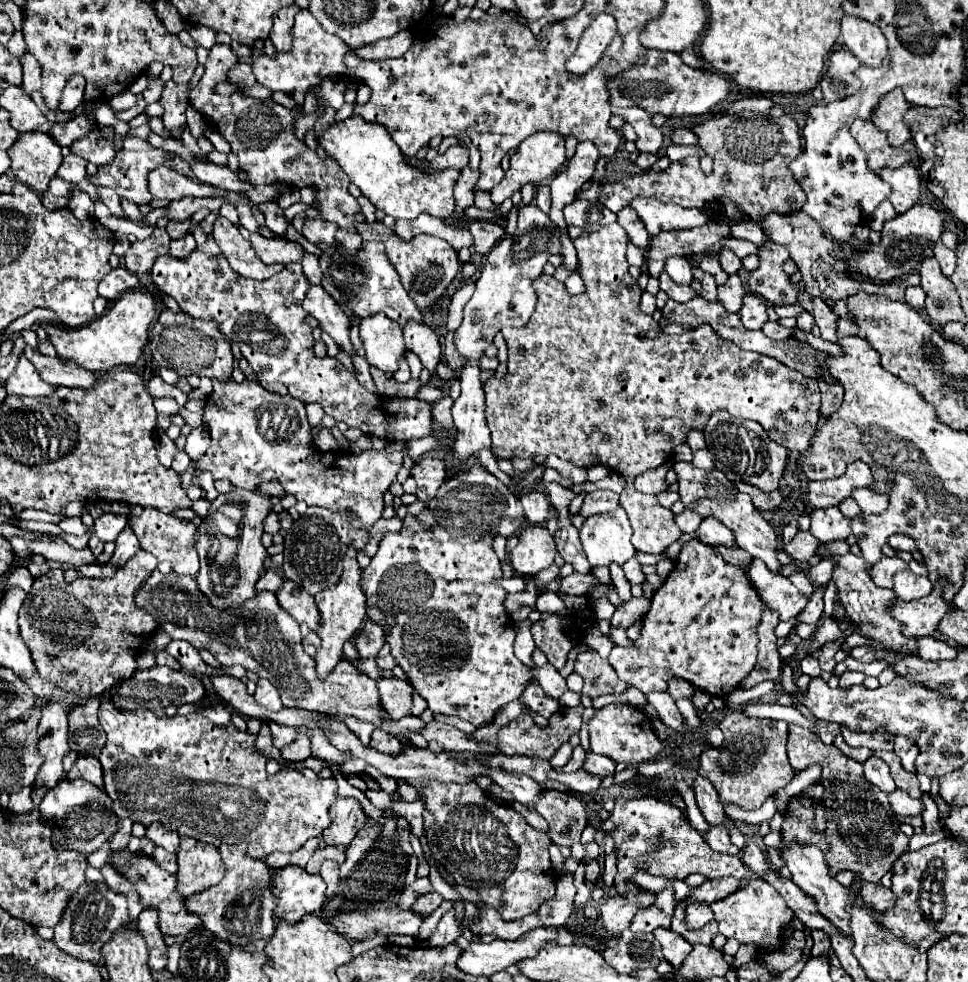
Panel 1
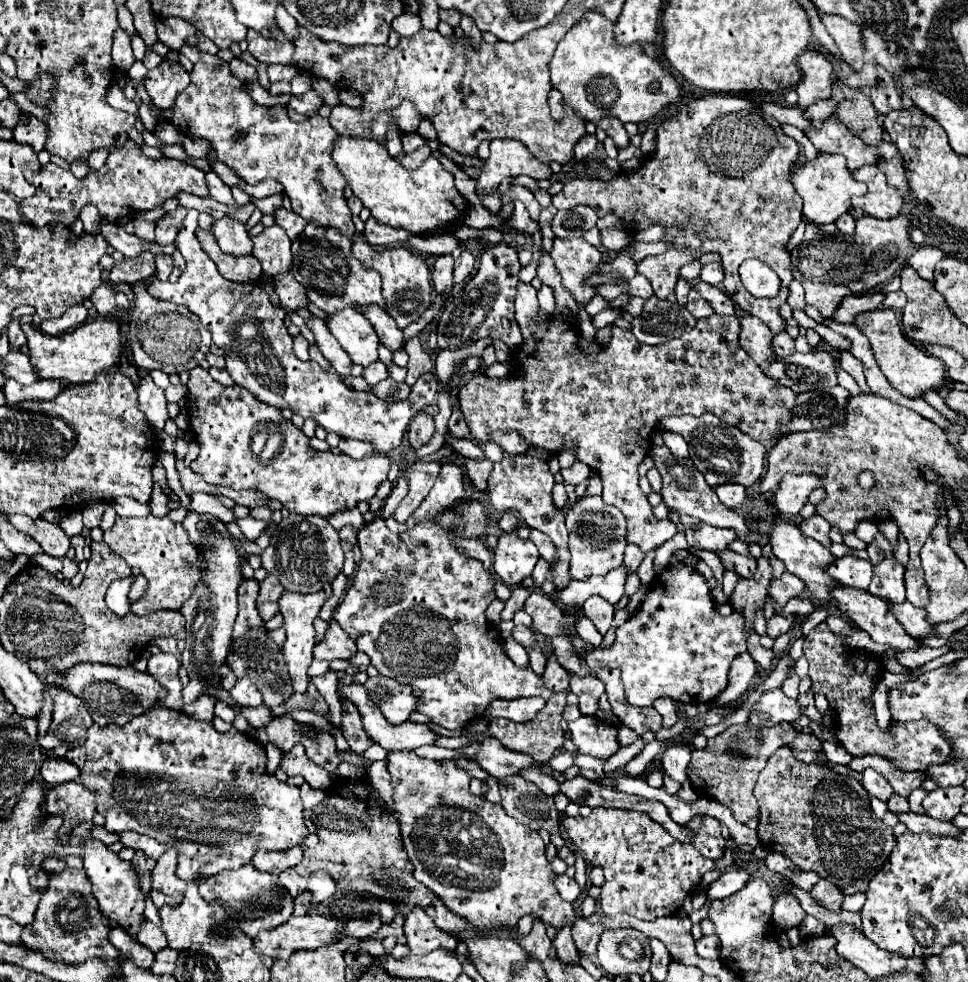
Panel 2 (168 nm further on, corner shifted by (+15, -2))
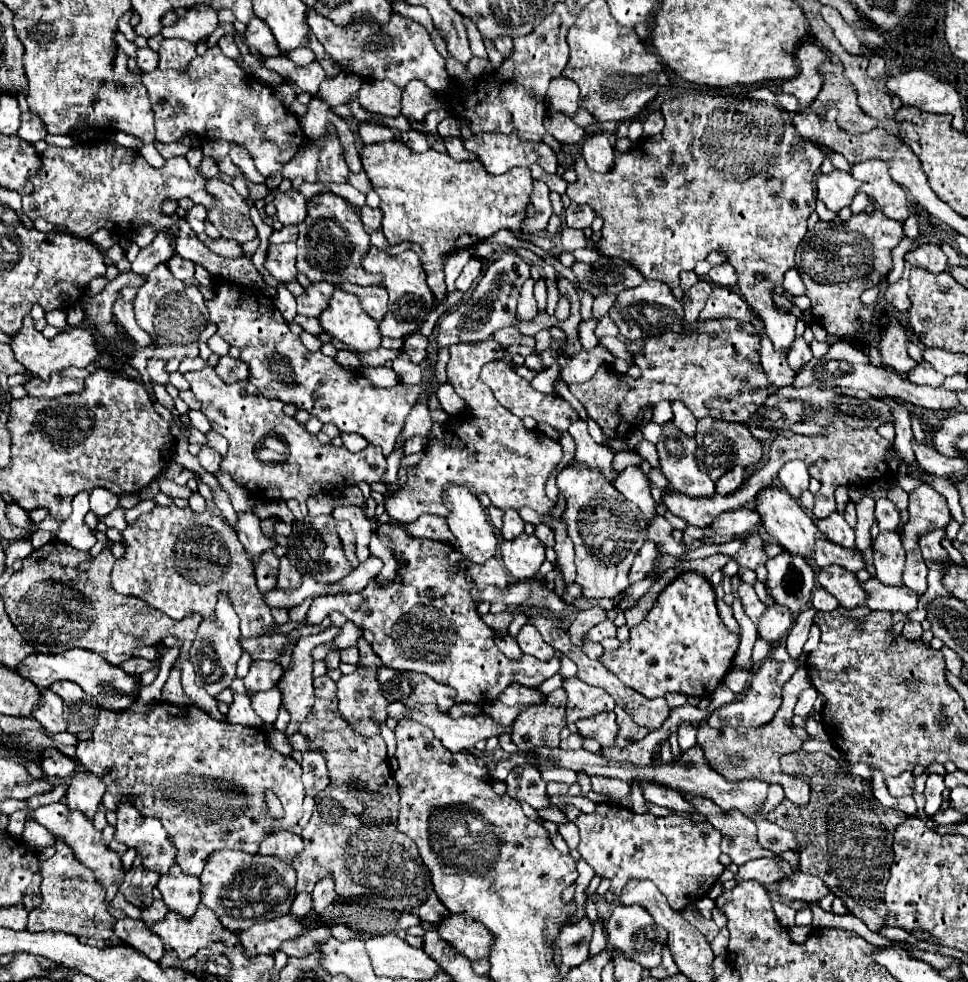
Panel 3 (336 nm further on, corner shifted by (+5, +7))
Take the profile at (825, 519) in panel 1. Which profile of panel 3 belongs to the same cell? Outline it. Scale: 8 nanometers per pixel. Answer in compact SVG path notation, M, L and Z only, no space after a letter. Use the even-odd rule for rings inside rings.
M834 512L824 520L818 520L818 530L834 544L844 548L854 548L854 530L848 526L842 514Z

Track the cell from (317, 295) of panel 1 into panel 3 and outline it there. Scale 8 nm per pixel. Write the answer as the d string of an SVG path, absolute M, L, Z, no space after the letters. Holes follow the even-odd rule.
M296 242L284 244L268 244L264 268L278 280L278 282L292 282L296 280Z

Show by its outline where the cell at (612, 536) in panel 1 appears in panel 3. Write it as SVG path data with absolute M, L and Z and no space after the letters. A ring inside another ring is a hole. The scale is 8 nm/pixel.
M566 466L558 474L558 488L566 500L566 510L562 520L566 532L574 542L574 564L576 564L576 584L582 586L582 596L586 600L612 598L630 586L628 572L638 548L646 542L648 522L642 520L642 512L634 508L614 484L594 470L576 470Z

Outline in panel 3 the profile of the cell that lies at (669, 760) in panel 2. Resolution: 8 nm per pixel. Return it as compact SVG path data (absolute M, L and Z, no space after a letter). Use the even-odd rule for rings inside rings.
M682 722L678 726L678 744L682 750L688 750L696 744L696 728L690 722Z

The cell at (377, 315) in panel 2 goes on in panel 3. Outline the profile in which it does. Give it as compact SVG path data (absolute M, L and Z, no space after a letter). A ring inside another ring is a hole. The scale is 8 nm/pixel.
M340 284L338 288L352 292L360 298L362 308L368 312L368 316L372 316L376 322L380 322L388 310L388 296L386 290L380 284L372 284L372 286L356 286L356 284Z

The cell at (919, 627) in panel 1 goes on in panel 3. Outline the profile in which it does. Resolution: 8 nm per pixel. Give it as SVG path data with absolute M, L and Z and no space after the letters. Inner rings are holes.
M830 564L830 568L820 568L816 580L832 596L836 596L840 606L844 606L848 610L856 608L858 604L864 604L864 600L866 600L866 592L862 590L862 586L854 578L854 574L846 572L844 568L838 568L838 564Z

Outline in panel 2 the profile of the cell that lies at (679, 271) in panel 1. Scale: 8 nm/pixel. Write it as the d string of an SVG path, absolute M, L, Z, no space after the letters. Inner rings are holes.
M708 95L704 99L694 99L682 107L682 111L666 121L662 121L656 129L656 153L648 155L638 171L632 173L618 173L612 181L592 181L592 179L572 179L564 185L564 189L552 197L552 205L558 209L570 209L576 205L588 205L598 215L616 213L626 229L638 231L646 229L652 223L660 223L666 227L666 239L678 245L676 249L646 257L638 263L638 273L650 279L656 297L666 299L670 293L674 293L674 285L678 279L678 269L692 261L696 255L718 251L722 255L722 267L724 267L724 289L730 295L730 299L746 313L756 315L762 319L772 333L778 333L784 329L784 321L780 317L780 305L786 303L790 291L788 285L792 281L790 271L790 253L786 251L786 243L796 231L798 223L802 221L802 199L796 193L792 181L790 181L790 169L798 159L798 143L782 133L780 123L764 115L754 103L738 99L738 97L720 97L720 95ZM756 257L762 263L766 263L770 269L774 269L782 281L782 289L778 297L772 299L758 299L750 295L738 275L738 267L742 261Z

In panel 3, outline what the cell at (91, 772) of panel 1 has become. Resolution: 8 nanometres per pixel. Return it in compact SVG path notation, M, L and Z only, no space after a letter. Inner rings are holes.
M56 748L40 752L40 766L48 778L68 778L76 772L76 762L60 754Z

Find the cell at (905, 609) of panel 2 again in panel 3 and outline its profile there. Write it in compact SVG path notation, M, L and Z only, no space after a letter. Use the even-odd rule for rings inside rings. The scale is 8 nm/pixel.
M876 578L862 582L866 588L866 606L870 610L888 610L888 612L912 612L916 608L918 596L906 586L886 586Z

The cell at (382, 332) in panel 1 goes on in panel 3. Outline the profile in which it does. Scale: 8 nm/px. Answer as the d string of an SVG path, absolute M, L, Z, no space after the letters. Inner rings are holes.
M340 288L334 290L334 296L328 300L326 310L318 316L324 332L334 336L356 350L376 350L380 348L380 330L378 322L362 312L358 298Z

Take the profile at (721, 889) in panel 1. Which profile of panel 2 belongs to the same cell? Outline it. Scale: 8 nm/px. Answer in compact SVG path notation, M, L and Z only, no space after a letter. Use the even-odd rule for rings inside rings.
M744 869L724 871L720 875L720 879L716 879L714 883L710 883L706 895L708 895L708 899L724 899L724 897L730 897L738 889L742 889L748 879L750 879L750 875Z

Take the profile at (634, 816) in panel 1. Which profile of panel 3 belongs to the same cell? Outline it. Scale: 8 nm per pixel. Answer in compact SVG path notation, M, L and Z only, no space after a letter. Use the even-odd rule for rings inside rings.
M558 804L558 810L562 810L564 816L570 822L574 822L580 830L578 852L582 854L582 860L586 860L600 878L610 880L610 892L614 892L616 896L620 896L624 884L630 878L638 876L638 878L652 880L656 884L656 888L666 896L670 908L674 908L674 912L680 912L686 906L696 904L702 896L706 896L712 890L712 886L718 882L720 874L724 872L724 866L718 862L722 834L708 820L706 822L692 822L686 816L662 818L662 816L654 816L650 812L648 814L634 814L620 804L598 804L592 814L584 814L570 804L568 806Z

